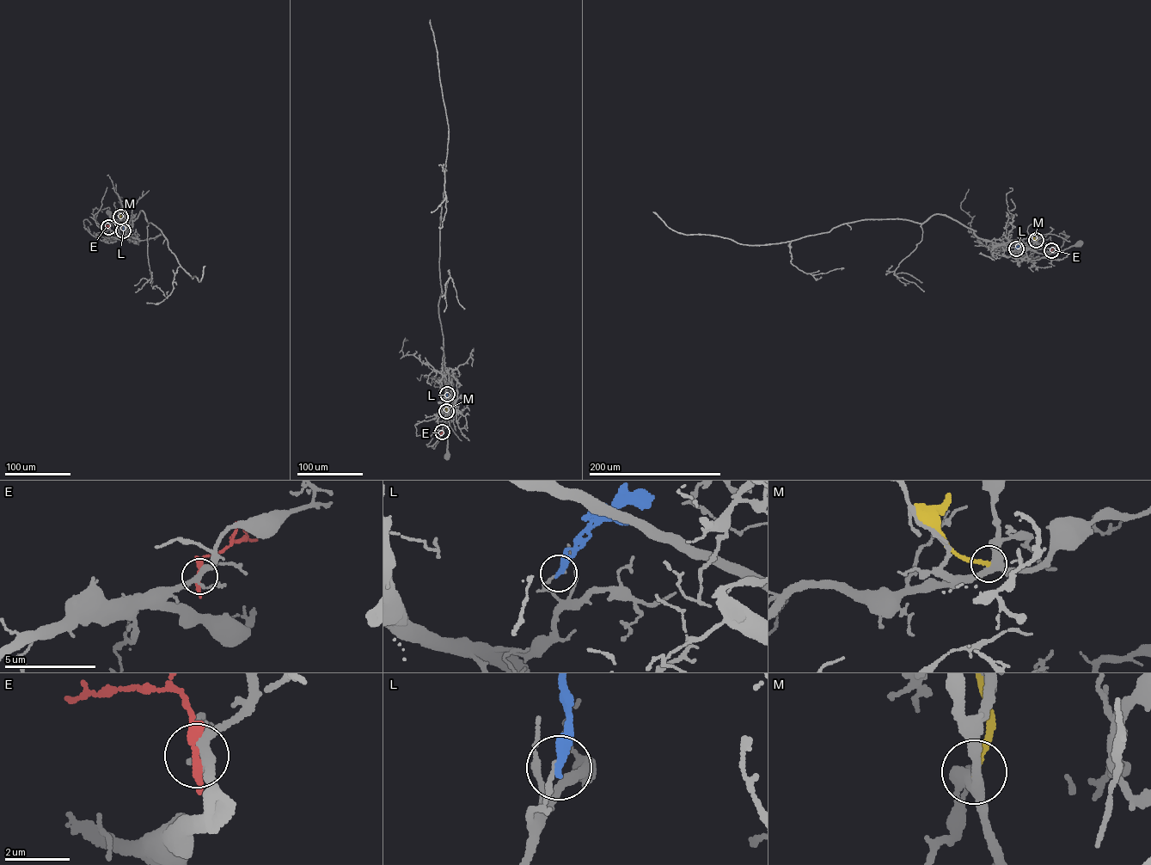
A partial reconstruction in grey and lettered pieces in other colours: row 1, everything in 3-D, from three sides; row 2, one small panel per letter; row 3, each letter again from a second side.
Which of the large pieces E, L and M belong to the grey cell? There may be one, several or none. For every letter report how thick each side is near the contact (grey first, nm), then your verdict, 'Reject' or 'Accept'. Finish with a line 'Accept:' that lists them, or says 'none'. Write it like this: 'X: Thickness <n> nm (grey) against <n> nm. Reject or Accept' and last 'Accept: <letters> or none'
E: Thickness 280 nm (grey) against 360 nm. Reject
L: Thickness 150 nm (grey) against 260 nm. Reject
M: Thickness 340 nm (grey) against 190 nm. Reject
Accept: none

